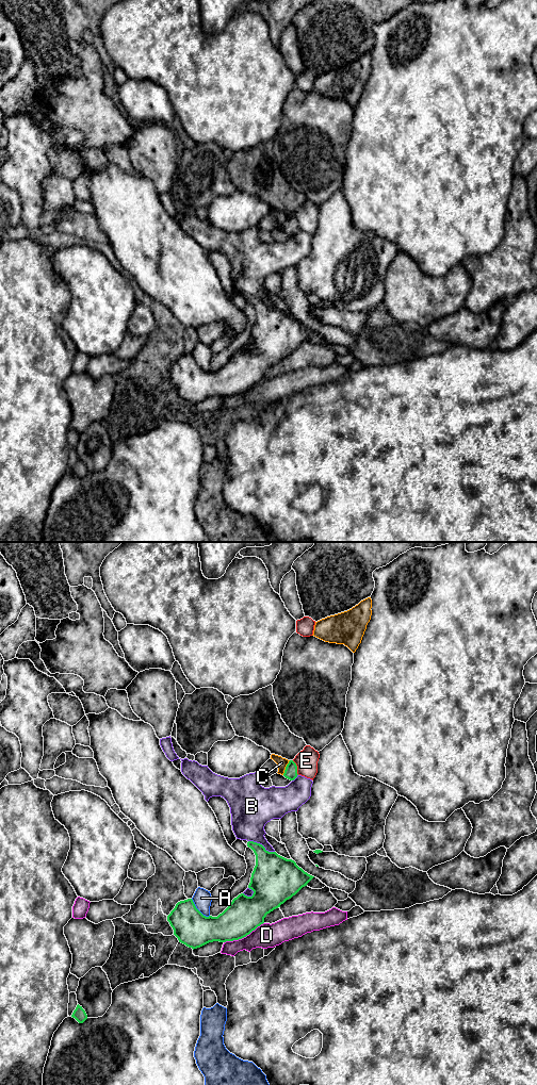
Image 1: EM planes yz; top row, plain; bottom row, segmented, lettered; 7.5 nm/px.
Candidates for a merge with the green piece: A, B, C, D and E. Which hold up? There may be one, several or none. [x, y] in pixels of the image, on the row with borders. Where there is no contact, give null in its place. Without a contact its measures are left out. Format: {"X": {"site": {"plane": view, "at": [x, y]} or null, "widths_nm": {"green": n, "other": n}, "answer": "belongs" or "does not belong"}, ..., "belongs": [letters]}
{"A": {"site": {"plane": "yz", "at": [197, 909]}, "widths_nm": {"green": 260, "other": 140}, "answer": "does not belong"}, "B": {"site": {"plane": "yz", "at": [261, 844]}, "widths_nm": {"green": 320, "other": 280}, "answer": "does not belong"}, "C": {"site": {"plane": "yz", "at": [286, 768]}, "widths_nm": {"green": 100, "other": 80}, "answer": "does not belong"}, "D": {"site": {"plane": "yz", "at": [243, 937]}, "widths_nm": {"green": 280, "other": 180}, "answer": "does not belong"}, "E": {"site": {"plane": "yz", "at": [296, 768]}, "widths_nm": {"green": 100, "other": 160}, "answer": "does not belong"}, "belongs": []}

